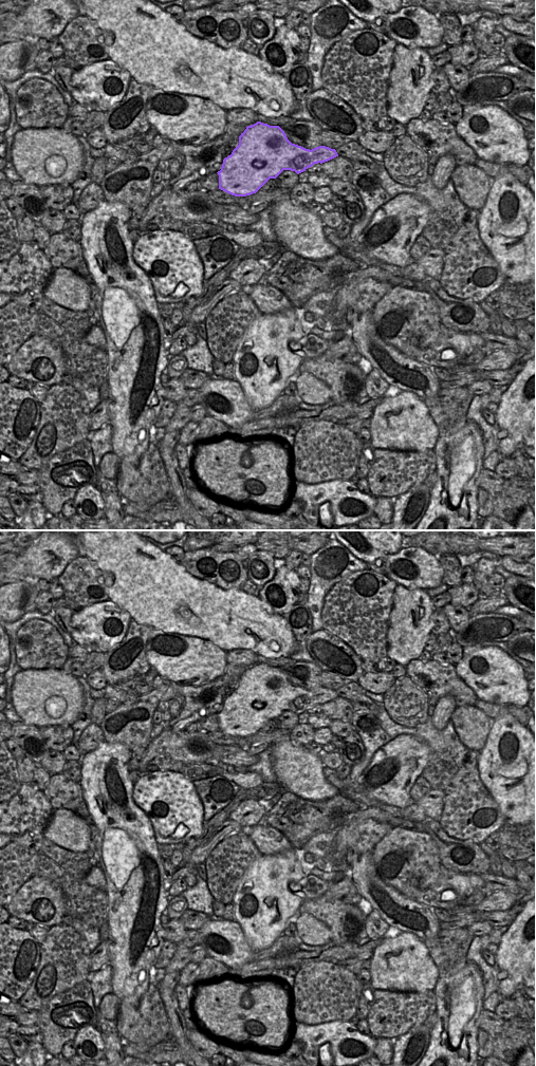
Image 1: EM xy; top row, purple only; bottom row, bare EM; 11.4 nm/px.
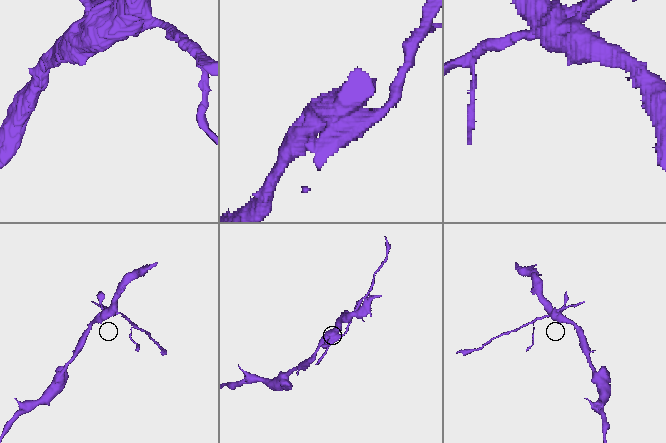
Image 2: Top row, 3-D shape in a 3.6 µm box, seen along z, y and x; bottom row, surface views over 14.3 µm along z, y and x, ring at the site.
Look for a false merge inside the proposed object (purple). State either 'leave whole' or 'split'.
split

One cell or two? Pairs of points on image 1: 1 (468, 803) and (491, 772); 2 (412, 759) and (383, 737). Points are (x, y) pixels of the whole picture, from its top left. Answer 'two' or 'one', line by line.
1: two
2: two

